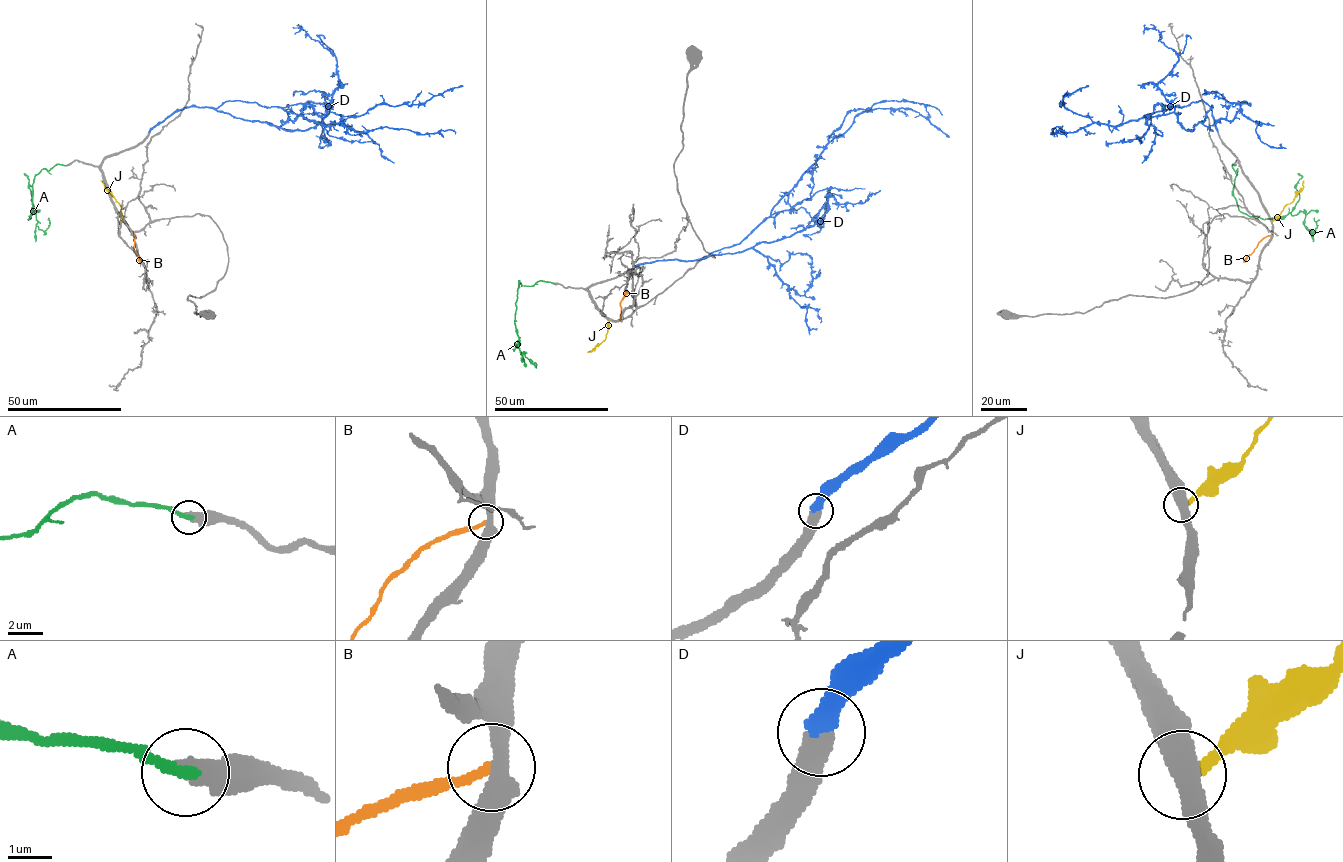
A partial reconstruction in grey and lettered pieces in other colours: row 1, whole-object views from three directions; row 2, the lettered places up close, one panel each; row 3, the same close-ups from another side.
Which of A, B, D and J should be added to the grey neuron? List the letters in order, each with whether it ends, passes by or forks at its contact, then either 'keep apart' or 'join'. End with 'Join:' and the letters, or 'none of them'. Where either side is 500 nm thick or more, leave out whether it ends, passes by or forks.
A: it ends; keep apart
B: it ends; keep apart
D: it ends; join
J: keep apart
Join: D

